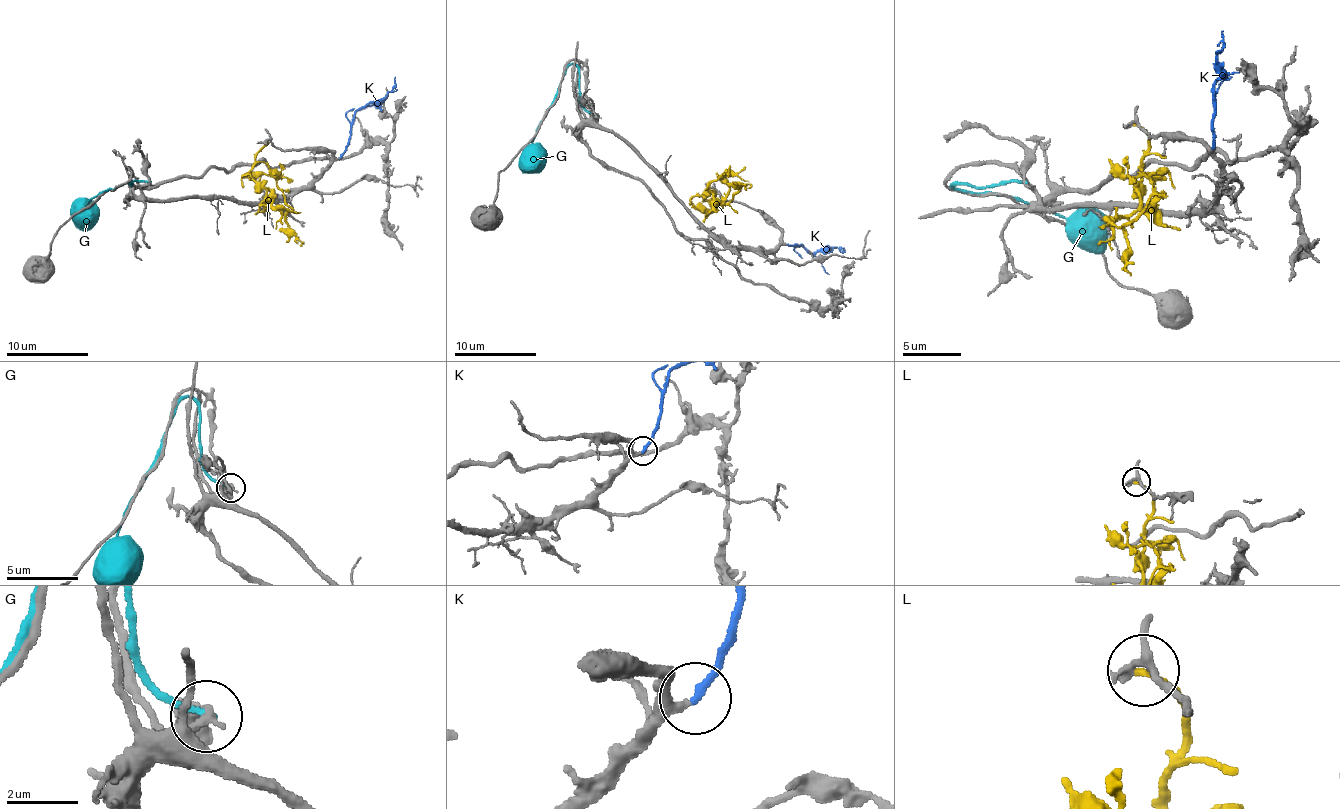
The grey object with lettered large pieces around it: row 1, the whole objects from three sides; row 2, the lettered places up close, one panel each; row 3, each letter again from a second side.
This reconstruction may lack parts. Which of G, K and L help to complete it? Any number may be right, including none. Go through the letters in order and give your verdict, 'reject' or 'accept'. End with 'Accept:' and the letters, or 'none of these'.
G: reject
K: accept
L: reject
Accept: K

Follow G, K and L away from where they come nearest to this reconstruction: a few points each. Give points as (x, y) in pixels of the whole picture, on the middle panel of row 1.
G: (597, 115), (591, 115), (583, 107), (579, 70), (571, 64), (532, 141), (532, 172)
K: (789, 245), (801, 245), (811, 253), (835, 247), (844, 251)
L: (715, 190), (709, 200), (699, 196), (713, 194), (725, 204), (740, 188), (734, 184), (748, 184), (750, 188)

